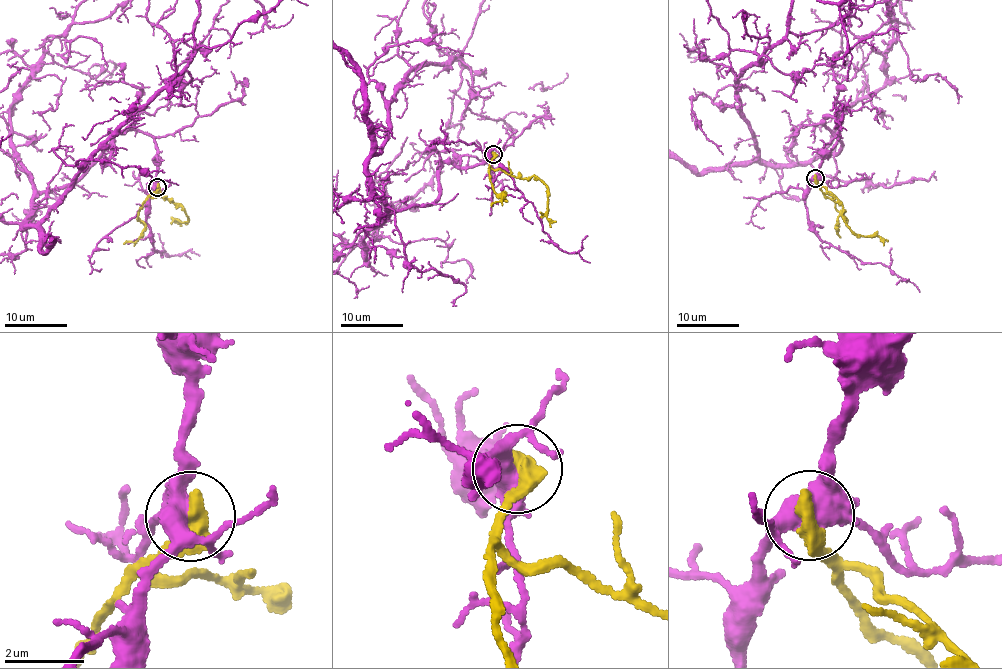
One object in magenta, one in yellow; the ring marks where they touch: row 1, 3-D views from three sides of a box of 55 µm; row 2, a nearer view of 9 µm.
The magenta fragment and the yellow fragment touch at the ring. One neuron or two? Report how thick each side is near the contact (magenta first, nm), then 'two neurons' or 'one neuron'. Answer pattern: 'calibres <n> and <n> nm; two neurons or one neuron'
calibres 460 and 500 nm; two neurons

